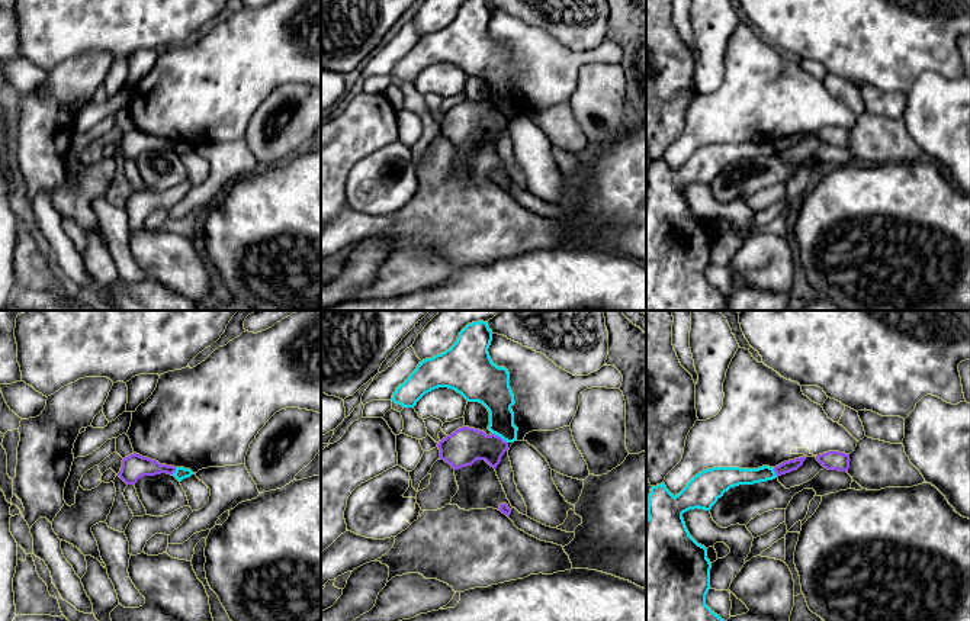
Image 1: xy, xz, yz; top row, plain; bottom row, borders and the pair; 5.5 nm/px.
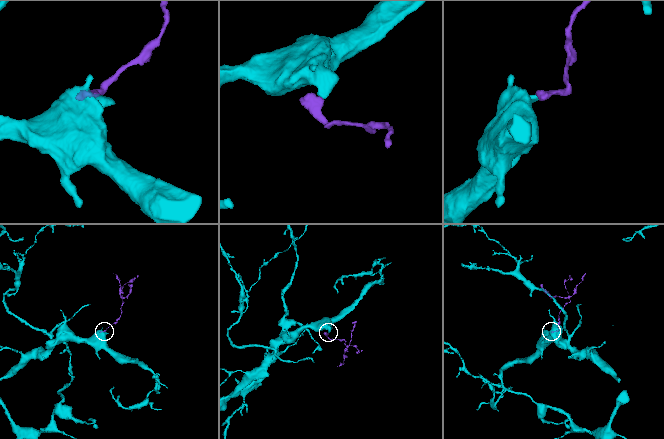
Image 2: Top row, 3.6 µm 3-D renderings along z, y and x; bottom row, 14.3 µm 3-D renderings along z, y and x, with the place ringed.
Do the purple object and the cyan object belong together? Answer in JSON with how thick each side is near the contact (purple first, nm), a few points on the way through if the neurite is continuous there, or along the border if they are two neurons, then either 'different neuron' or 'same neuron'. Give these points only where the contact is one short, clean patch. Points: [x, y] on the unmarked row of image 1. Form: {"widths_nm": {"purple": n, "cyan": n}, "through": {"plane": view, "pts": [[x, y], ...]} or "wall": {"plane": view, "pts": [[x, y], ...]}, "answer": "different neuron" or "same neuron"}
{"widths_nm": {"purple": 200, "cyan": 180}, "wall": {"plane": "xz", "pts": [[491, 108], [507, 118]]}, "answer": "different neuron"}

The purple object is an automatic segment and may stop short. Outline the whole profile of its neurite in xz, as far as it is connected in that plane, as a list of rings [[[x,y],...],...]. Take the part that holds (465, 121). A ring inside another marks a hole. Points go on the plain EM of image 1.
[[[462,102],[439,116],[440,133],[457,145],[472,141],[476,135],[485,135],[497,144],[501,132],[508,125],[508,118],[501,112],[484,106]]]

